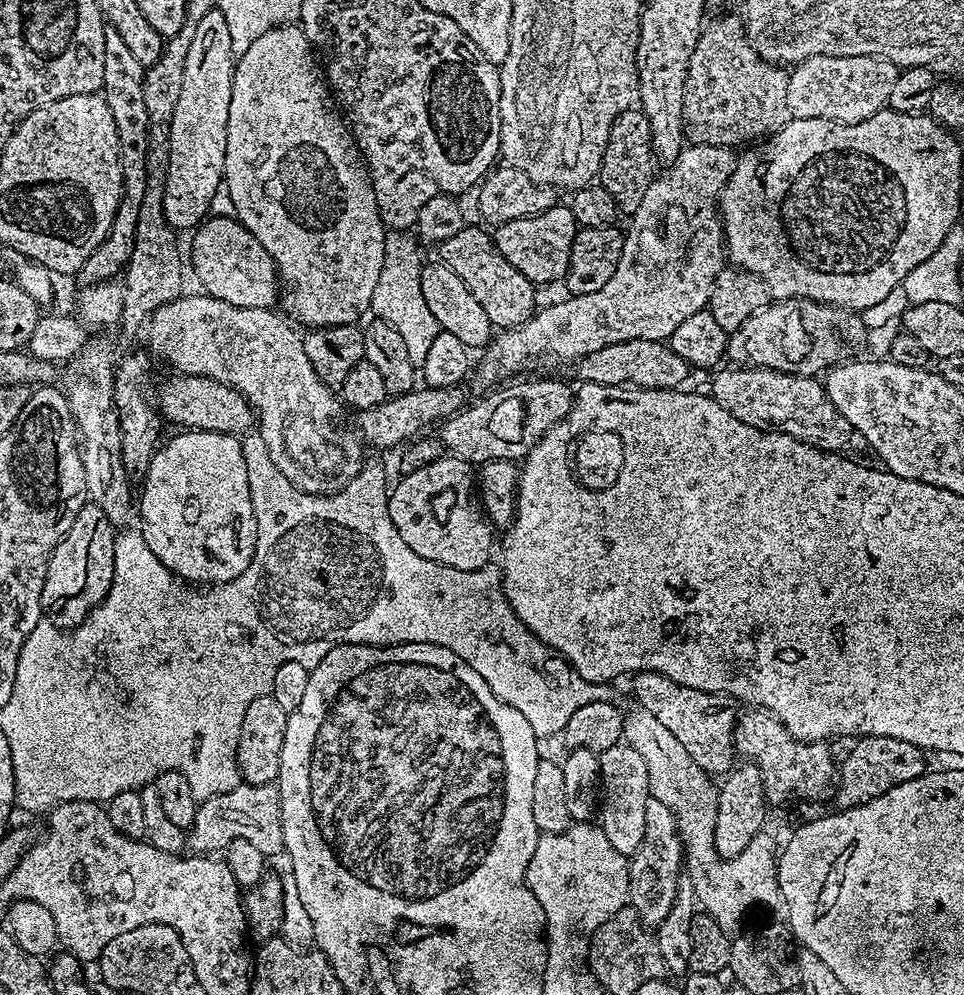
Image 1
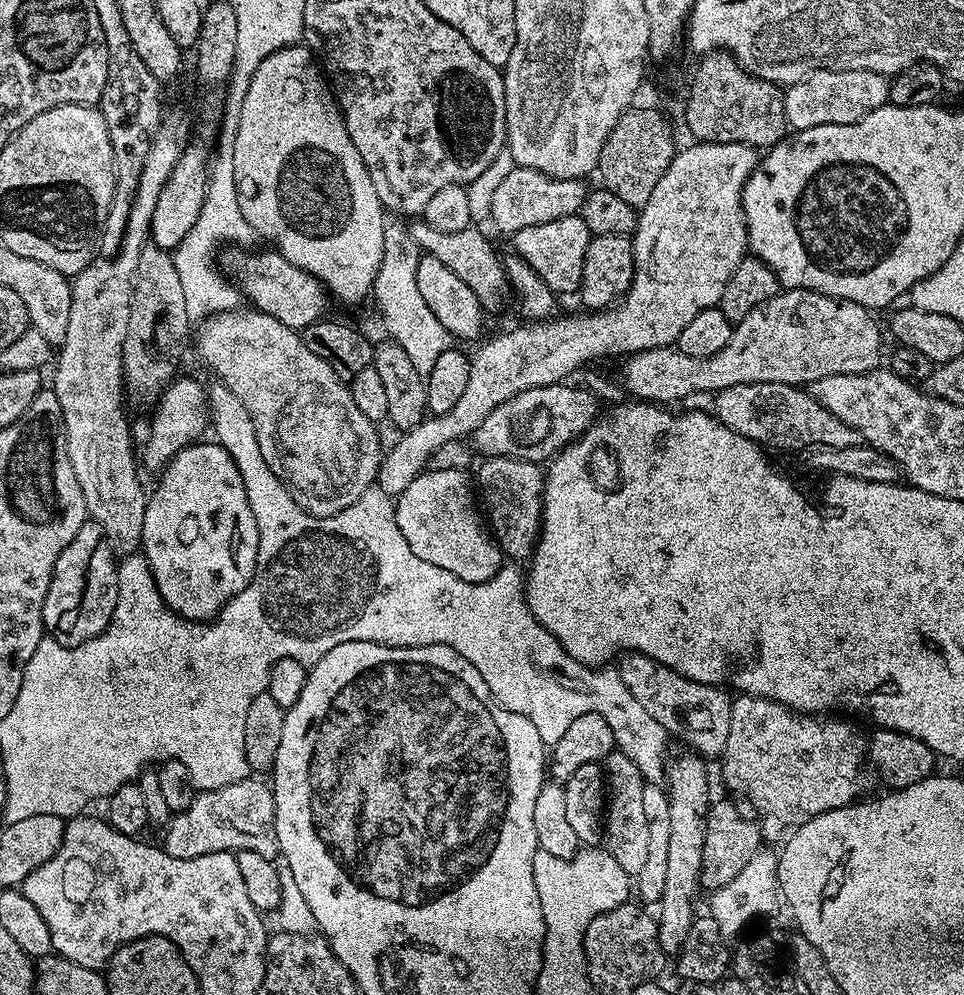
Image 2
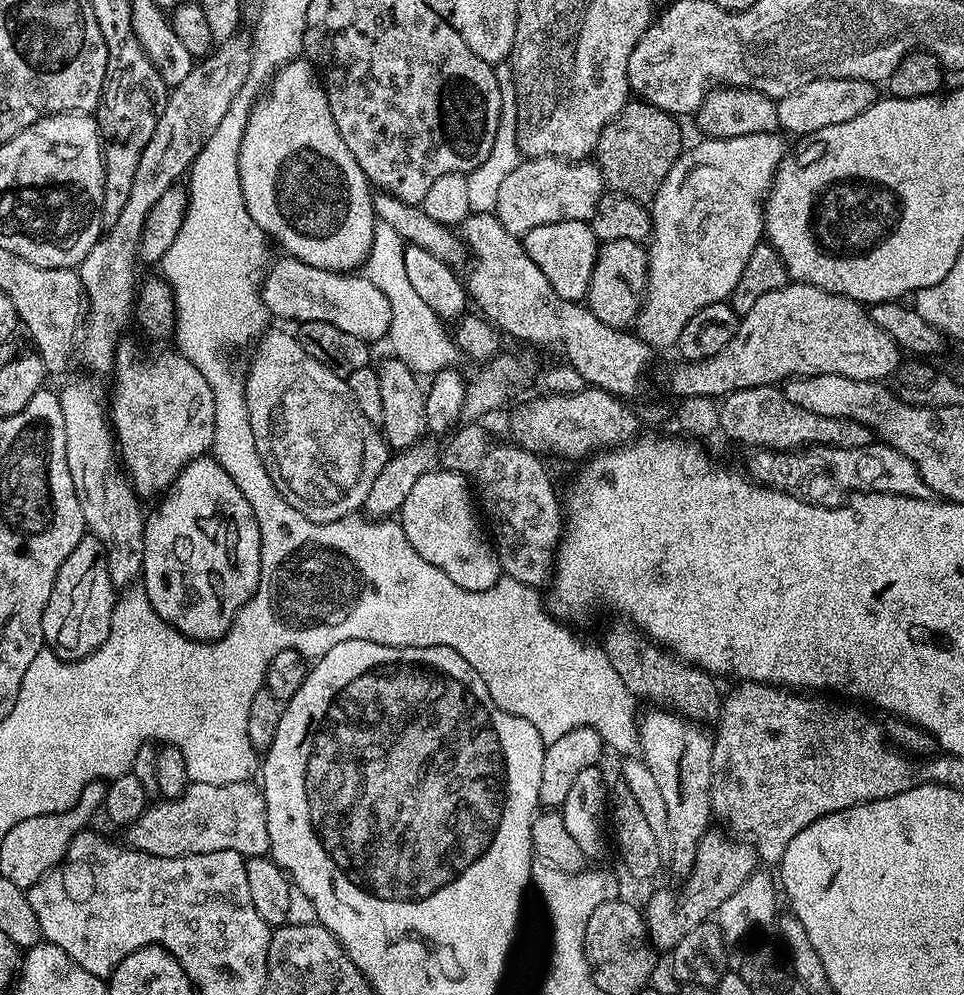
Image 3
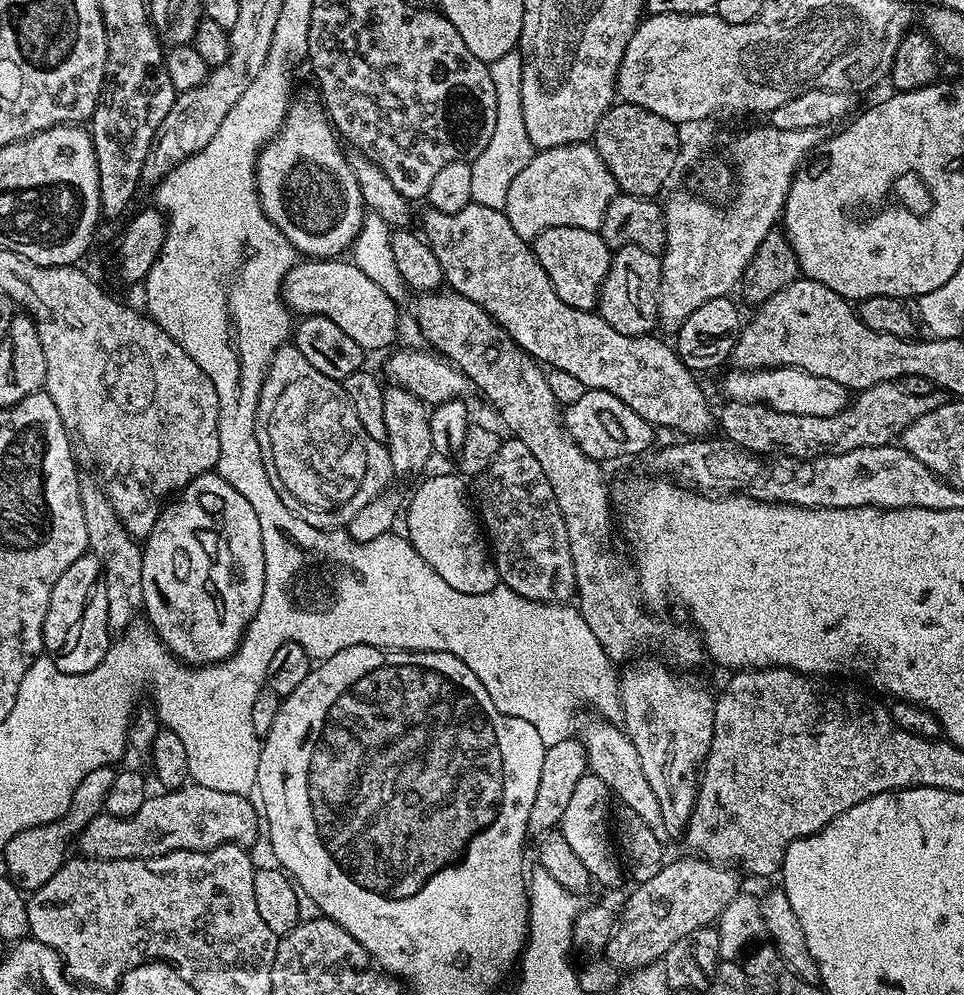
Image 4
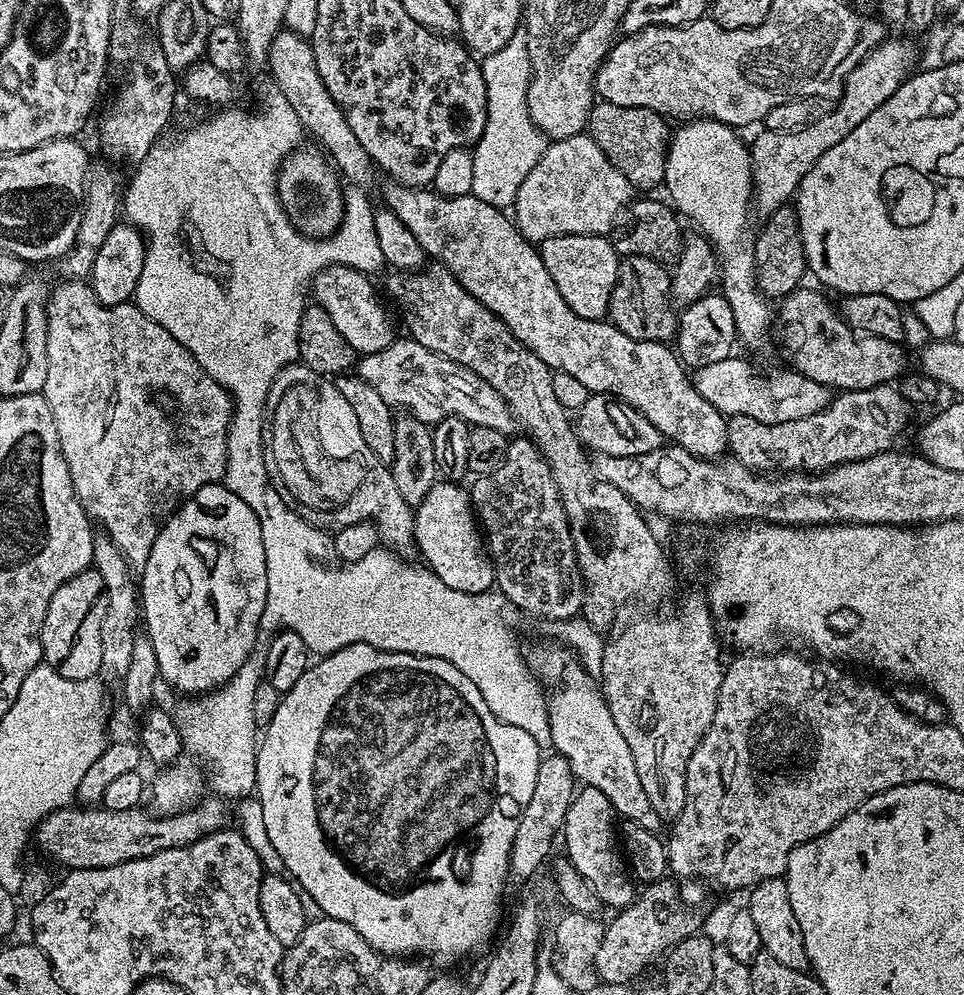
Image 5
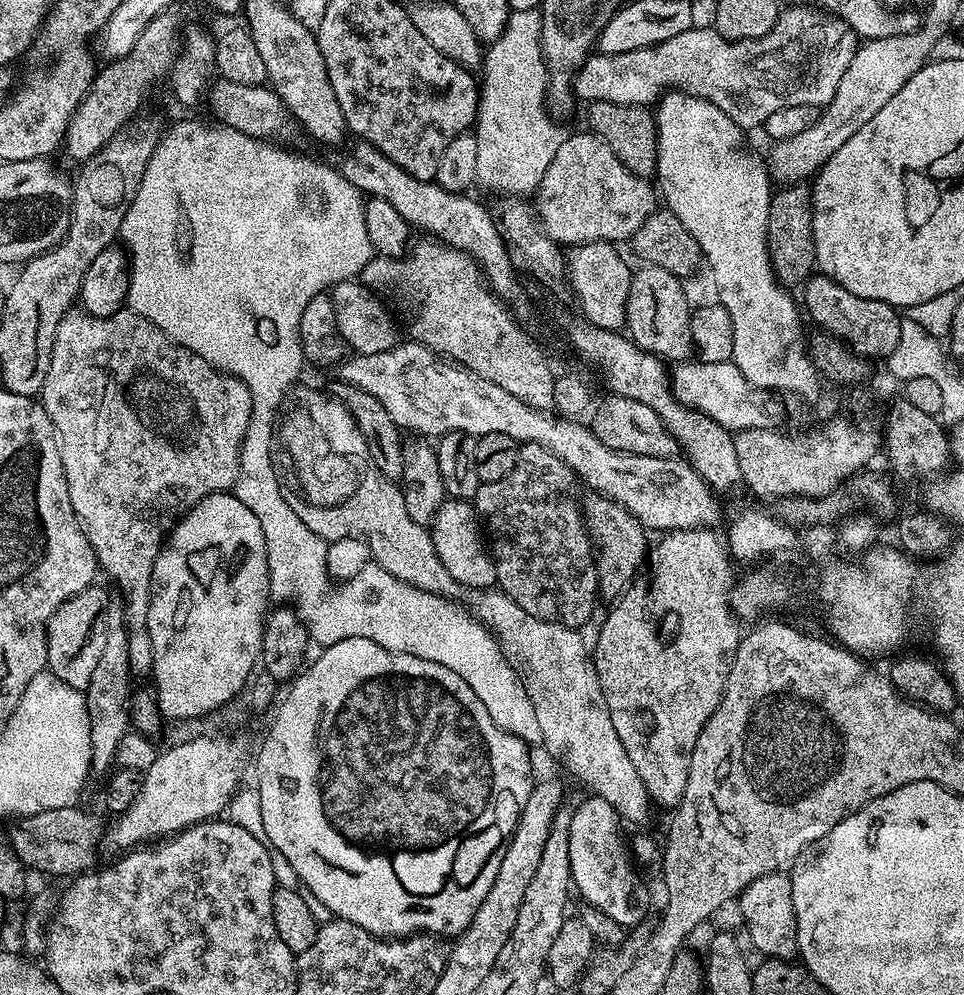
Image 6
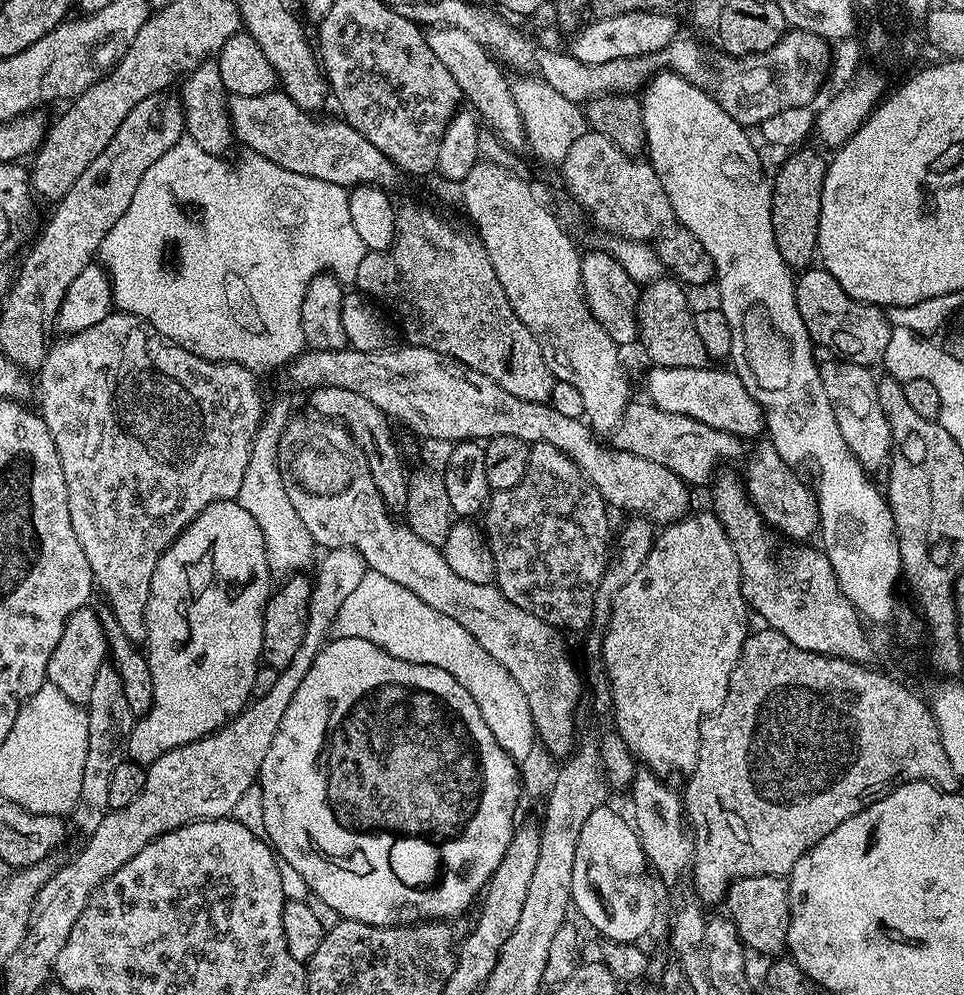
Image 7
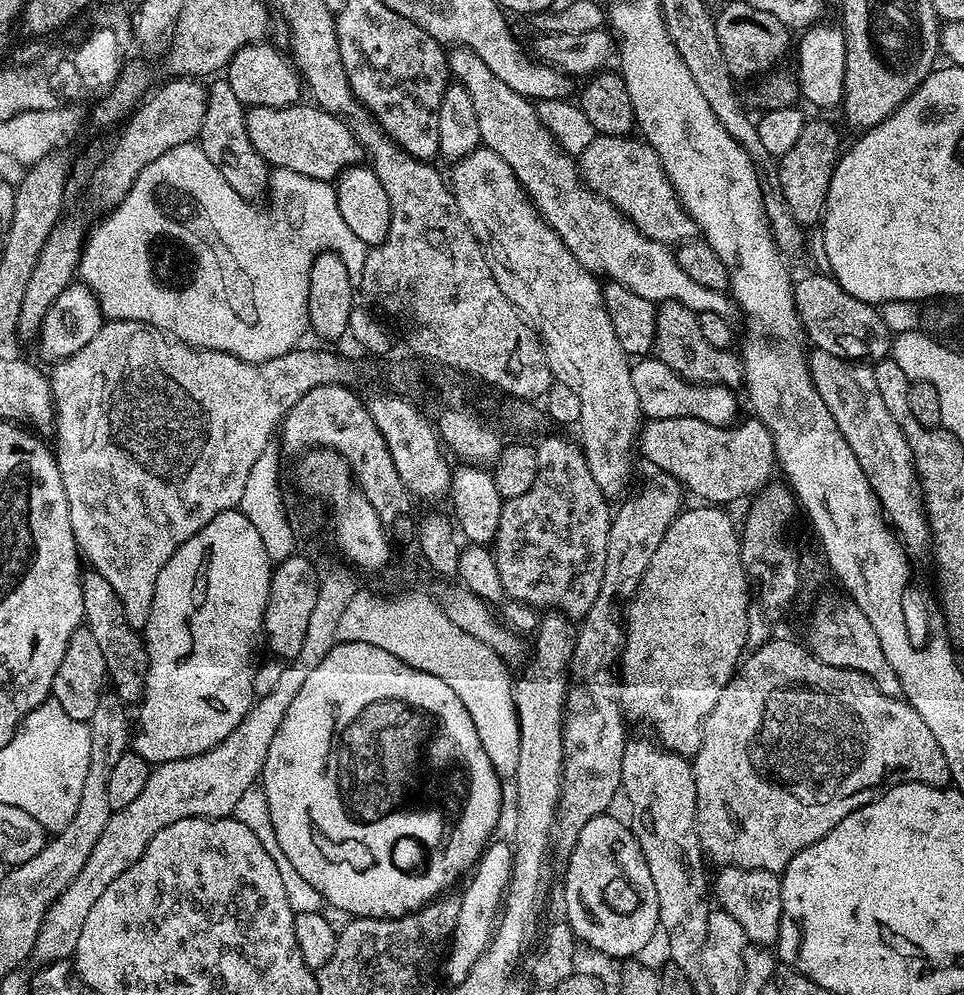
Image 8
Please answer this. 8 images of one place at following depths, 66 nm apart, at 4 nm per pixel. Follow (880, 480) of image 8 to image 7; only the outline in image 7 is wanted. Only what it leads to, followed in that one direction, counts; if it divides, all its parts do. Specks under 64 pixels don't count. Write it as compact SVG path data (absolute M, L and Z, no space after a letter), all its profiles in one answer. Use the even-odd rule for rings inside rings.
M832 358L829 364L820 364L822 386L826 386L826 398L830 398L838 418L838 430L842 430L846 446L866 470L883 469L892 454L890 422L886 422L886 414L882 414L882 406L878 402L877 377L868 372L871 371L863 364L849 364L839 358Z

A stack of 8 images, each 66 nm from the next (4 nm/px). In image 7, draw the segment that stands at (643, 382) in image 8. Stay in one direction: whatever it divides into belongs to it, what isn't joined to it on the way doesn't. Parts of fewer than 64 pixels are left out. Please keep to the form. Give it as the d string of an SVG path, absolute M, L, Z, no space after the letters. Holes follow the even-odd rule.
M724 366L703 368L657 368L649 367L647 399L656 408L670 414L682 414L694 418L714 430L729 432L741 438L756 436L765 431L764 412L750 398L746 386L736 377L736 373Z

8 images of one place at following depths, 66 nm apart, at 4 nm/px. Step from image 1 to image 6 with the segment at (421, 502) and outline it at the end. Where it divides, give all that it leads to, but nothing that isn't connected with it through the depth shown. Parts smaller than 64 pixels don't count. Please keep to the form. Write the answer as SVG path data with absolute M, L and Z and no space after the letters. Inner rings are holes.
M445 499L430 523L432 542L442 566L465 588L490 588L496 584L496 564L486 547L476 509L467 500Z

